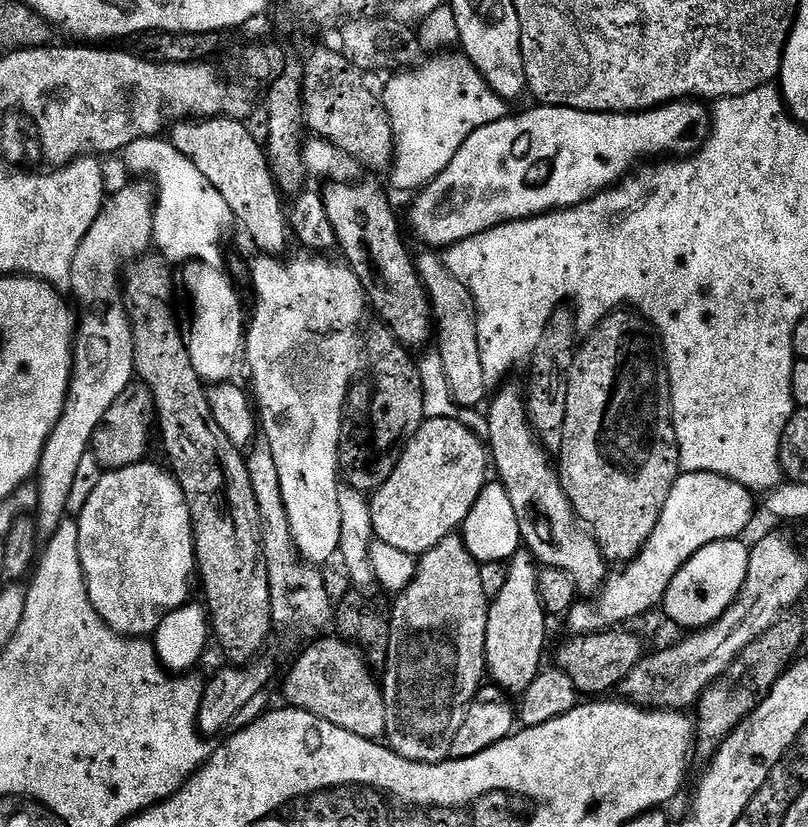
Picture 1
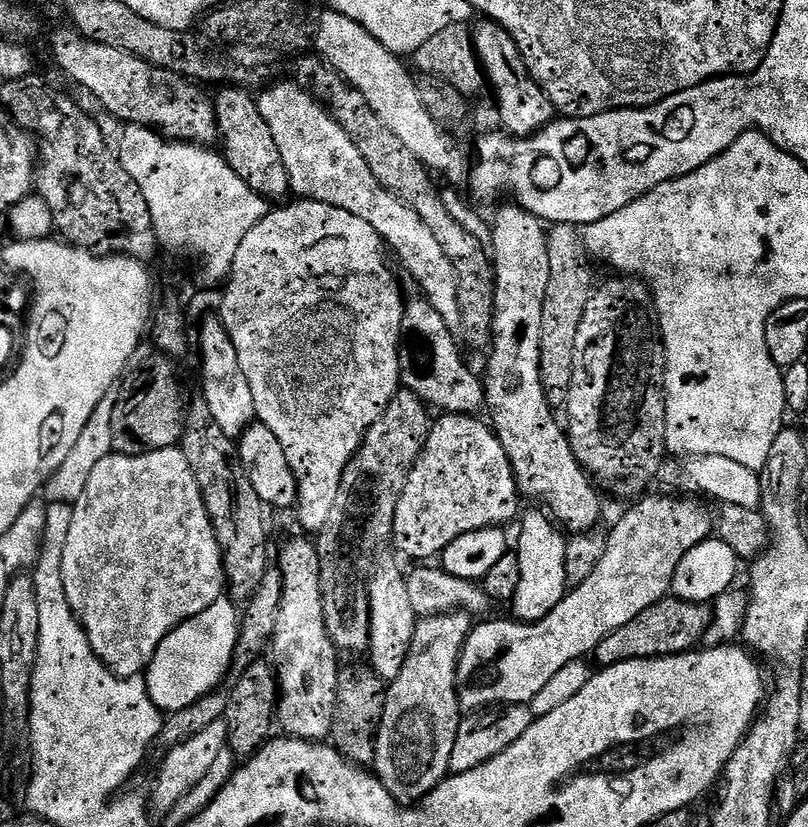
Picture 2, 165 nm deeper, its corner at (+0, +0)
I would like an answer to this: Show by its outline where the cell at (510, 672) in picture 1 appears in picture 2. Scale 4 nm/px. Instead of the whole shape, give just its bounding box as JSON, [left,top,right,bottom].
[510,511,570,624]

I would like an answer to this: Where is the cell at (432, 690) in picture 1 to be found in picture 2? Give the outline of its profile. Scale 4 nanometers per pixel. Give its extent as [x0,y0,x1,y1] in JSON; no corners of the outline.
[374,612,473,805]

